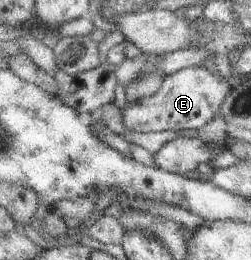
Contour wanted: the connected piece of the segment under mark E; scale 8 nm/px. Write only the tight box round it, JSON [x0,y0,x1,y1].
[123,67,232,133]

